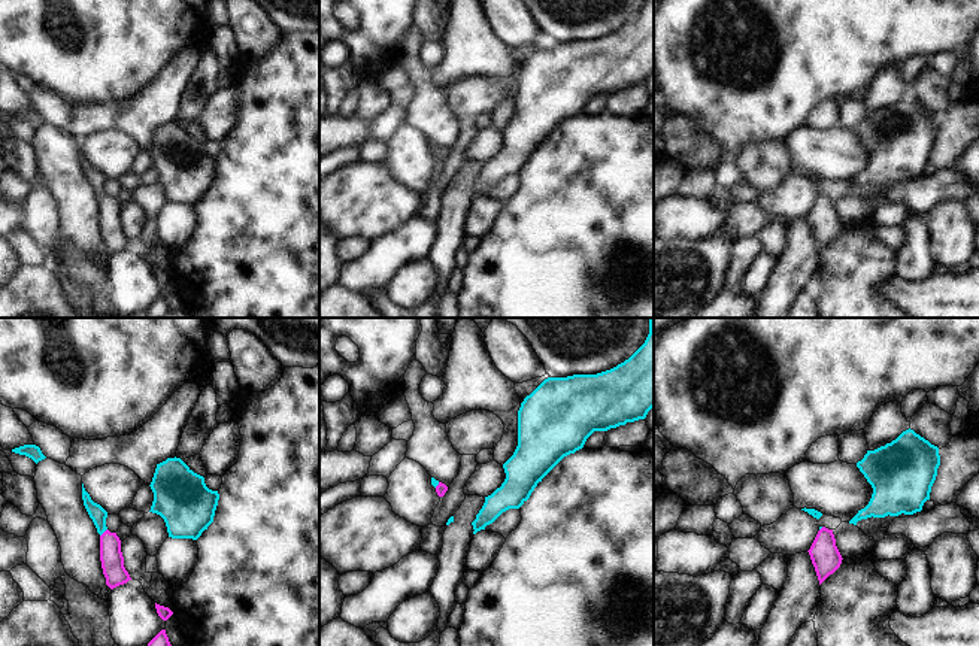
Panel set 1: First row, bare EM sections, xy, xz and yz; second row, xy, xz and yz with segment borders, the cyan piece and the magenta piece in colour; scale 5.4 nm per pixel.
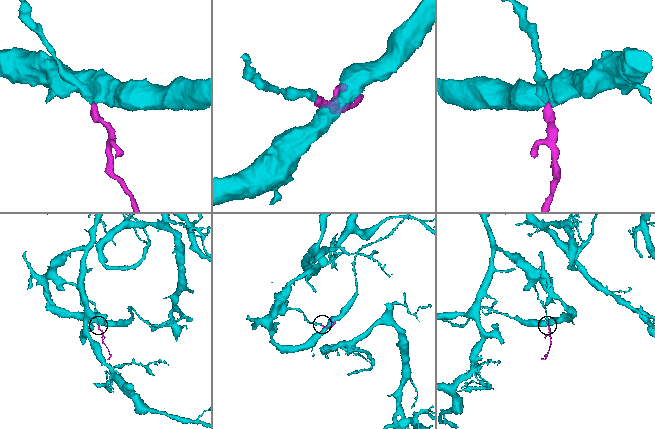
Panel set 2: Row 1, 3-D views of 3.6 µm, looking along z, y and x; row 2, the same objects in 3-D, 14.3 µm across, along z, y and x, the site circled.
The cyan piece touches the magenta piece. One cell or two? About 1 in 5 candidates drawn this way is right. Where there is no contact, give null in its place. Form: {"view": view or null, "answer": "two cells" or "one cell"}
{"view": "xy", "answer": "one cell"}

